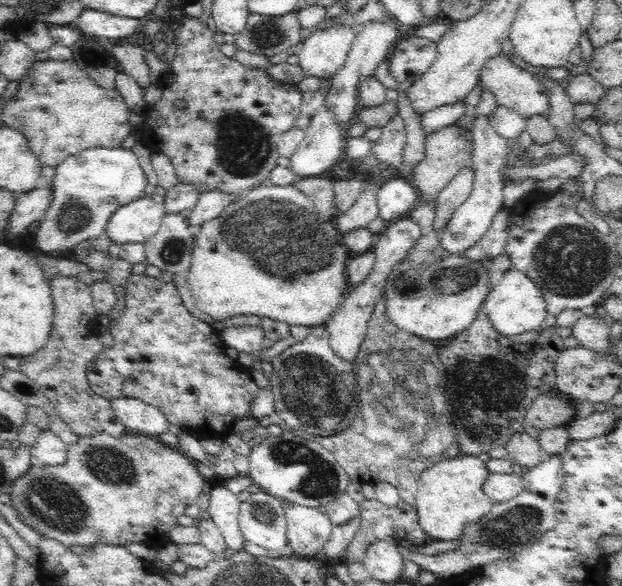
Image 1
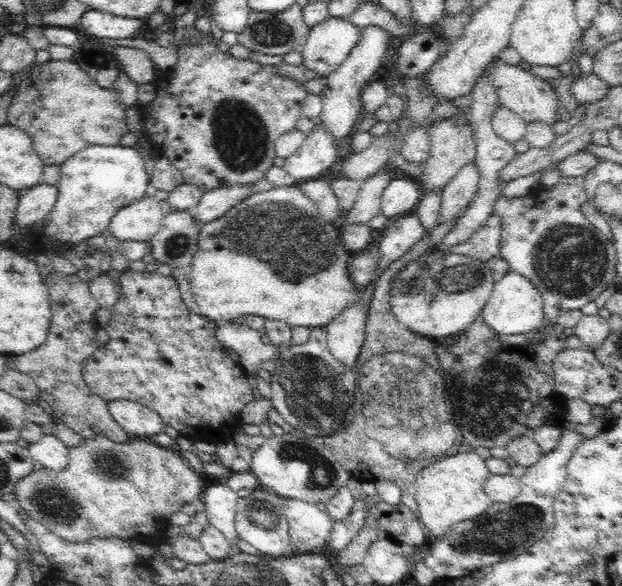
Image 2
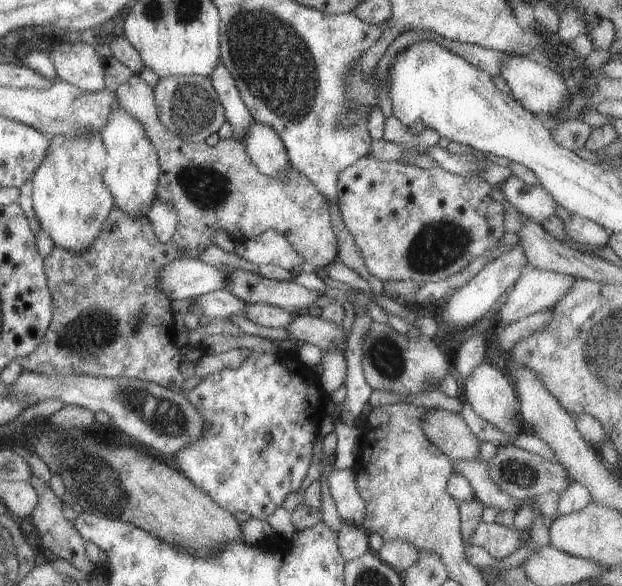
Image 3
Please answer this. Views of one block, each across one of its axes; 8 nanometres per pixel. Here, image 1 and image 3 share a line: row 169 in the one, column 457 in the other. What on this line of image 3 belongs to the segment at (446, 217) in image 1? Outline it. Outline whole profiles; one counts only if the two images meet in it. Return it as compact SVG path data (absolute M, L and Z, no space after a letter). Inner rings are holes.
M481 458L478 460L453 461L454 473L462 474L468 479L478 498L486 507L496 510L518 511L518 500L504 494L500 487L490 478L487 462Z

